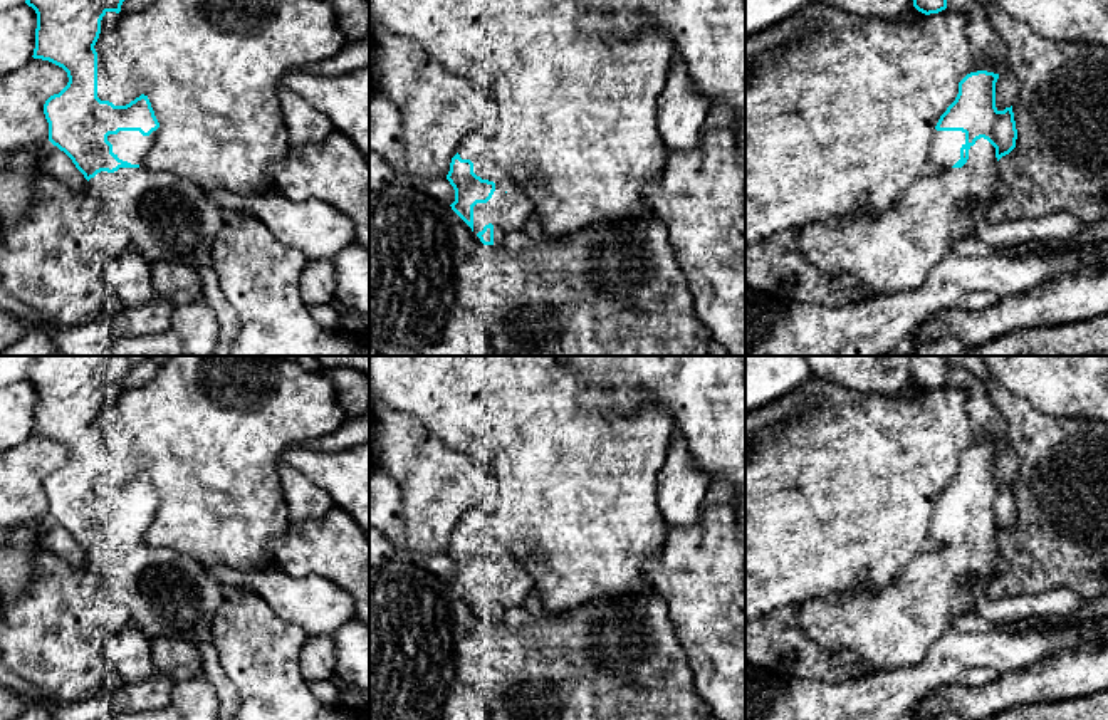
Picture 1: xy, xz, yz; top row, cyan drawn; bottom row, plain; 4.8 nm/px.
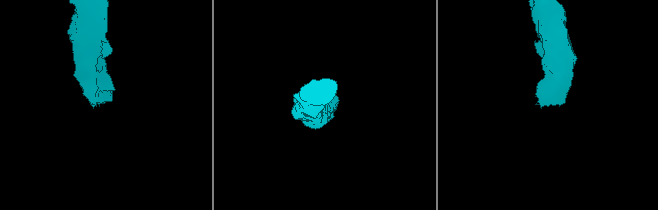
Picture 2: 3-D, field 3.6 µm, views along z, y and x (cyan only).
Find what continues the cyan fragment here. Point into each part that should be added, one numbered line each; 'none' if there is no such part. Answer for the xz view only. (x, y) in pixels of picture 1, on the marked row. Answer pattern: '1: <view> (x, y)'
none

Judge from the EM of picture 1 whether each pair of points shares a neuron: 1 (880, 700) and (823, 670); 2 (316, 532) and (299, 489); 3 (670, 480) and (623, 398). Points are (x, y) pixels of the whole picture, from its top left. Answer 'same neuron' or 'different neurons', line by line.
1: different neurons
2: different neurons
3: different neurons

